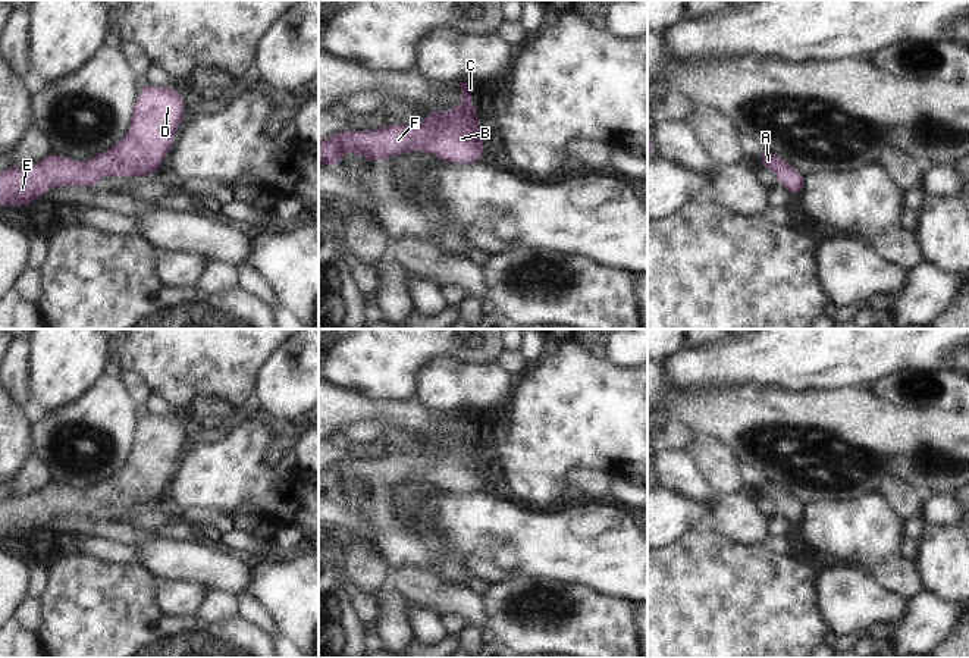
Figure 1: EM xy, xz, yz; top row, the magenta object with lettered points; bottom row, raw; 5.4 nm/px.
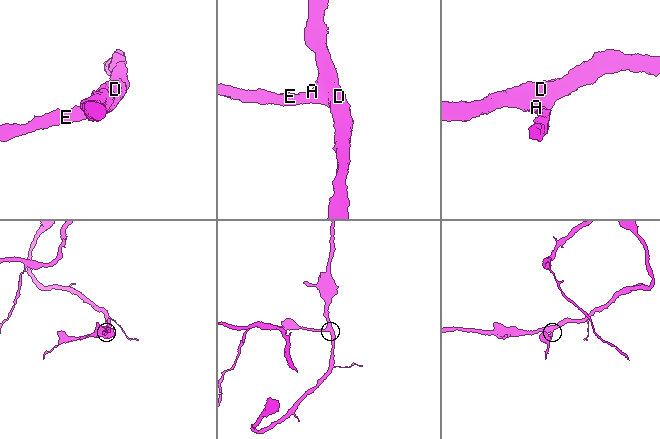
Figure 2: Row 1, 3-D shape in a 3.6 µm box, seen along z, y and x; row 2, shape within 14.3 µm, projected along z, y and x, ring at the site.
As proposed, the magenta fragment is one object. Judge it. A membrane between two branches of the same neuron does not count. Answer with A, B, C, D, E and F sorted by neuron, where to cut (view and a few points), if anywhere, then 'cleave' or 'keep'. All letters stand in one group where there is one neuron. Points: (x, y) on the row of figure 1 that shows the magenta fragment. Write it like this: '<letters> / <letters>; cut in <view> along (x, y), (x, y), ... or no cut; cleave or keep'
A B C D E F; no cut; keep

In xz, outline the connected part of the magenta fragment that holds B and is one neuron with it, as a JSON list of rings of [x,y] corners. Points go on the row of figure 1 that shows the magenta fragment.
[[[458,84],[464,98],[455,109],[426,113],[426,120],[415,128],[386,125],[377,131],[342,131],[319,141],[319,160],[323,166],[338,166],[344,153],[352,151],[373,163],[389,160],[396,154],[423,150],[443,163],[470,164],[484,156],[483,138],[479,132],[480,119],[468,97],[474,87]]]

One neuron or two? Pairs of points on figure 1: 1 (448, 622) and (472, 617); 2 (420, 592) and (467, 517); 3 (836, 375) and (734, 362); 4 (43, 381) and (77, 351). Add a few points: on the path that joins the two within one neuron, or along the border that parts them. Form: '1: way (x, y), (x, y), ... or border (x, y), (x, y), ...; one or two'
1: border (441, 616), (458, 616), (467, 626); two
2: border (397, 567), (423, 567), (430, 572); two
3: way (811, 362), (759, 362); one
4: way (52, 375), (68, 359); one

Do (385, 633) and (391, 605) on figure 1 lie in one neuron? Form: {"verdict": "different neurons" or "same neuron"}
{"verdict": "same neuron"}

